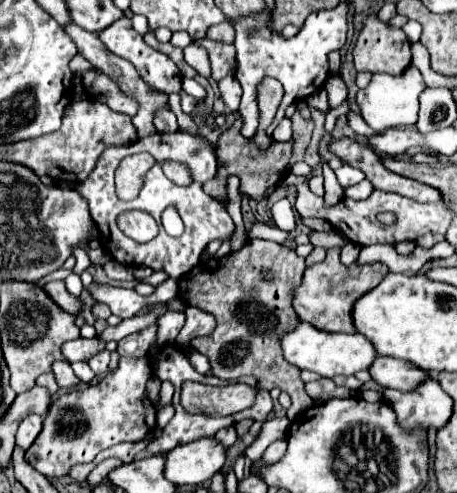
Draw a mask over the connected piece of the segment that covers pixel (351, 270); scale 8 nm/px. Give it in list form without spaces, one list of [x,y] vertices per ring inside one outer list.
[[[332,248],[326,252],[326,258],[314,266],[308,266],[304,270],[300,286],[292,292],[292,306],[302,322],[314,324],[318,330],[324,332],[356,332],[352,322],[352,306],[354,302],[366,294],[368,290],[376,288],[384,276],[388,274],[388,266],[382,262],[372,264],[358,264],[352,262],[350,266],[344,266],[340,262],[340,250]]]

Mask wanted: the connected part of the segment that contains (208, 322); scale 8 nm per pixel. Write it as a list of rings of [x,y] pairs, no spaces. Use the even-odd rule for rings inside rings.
[[[188,306],[188,308],[186,308],[186,322],[184,322],[184,328],[180,330],[180,334],[178,334],[178,338],[176,338],[176,344],[178,344],[180,348],[188,348],[194,338],[206,336],[206,334],[210,334],[214,328],[216,328],[216,322],[214,322],[214,318],[212,318],[210,314],[202,312],[202,310],[198,310],[198,308]]]

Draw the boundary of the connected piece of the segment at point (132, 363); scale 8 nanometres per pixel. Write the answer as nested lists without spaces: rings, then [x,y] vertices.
[[[120,358],[114,372],[98,384],[62,394],[50,404],[42,432],[26,452],[26,460],[44,476],[66,476],[74,464],[92,462],[98,452],[120,444],[144,440],[156,426],[156,408],[146,394],[150,362],[142,358]]]

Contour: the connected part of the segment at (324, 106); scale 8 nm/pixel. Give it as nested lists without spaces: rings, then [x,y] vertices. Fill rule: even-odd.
[[[322,88],[322,90],[318,90],[318,92],[314,92],[310,98],[306,98],[308,100],[308,104],[312,104],[312,106],[316,106],[318,110],[322,110],[322,112],[326,112],[328,110],[328,98],[326,98],[326,90]]]

